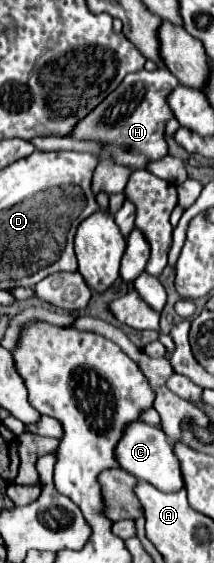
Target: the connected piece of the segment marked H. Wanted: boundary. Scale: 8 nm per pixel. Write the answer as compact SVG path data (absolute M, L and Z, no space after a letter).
M142 69L130 73L96 109L84 117L84 121L74 125L74 133L68 133L68 137L102 143L104 149L98 155L98 161L110 159L130 169L146 169L148 163L168 155L164 129L168 119L174 119L174 113L168 105L168 95L172 89L176 89L176 85L178 79L168 69Z

